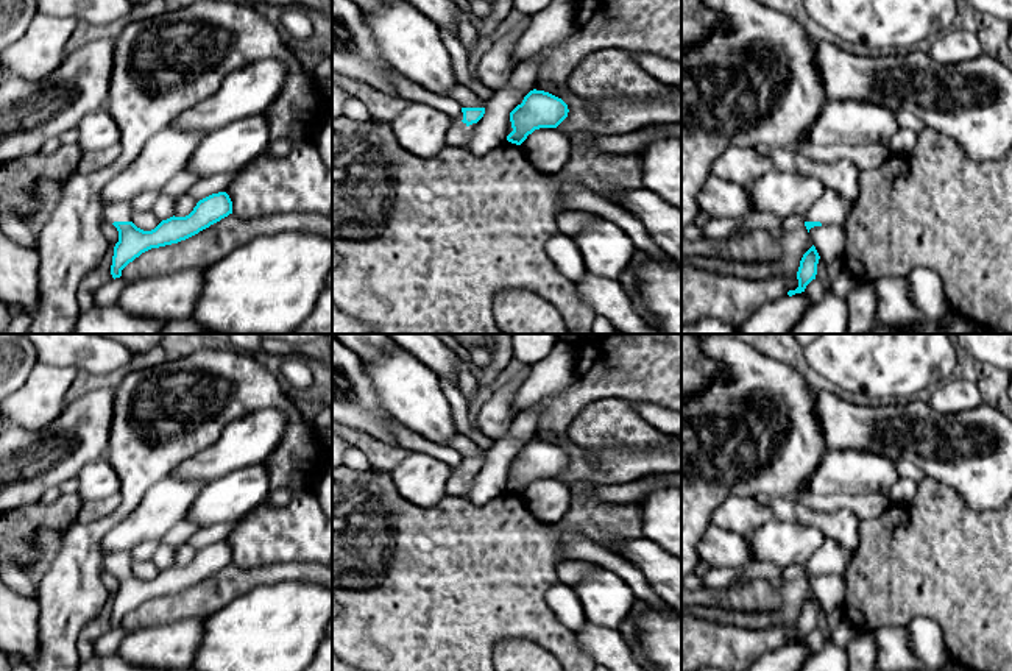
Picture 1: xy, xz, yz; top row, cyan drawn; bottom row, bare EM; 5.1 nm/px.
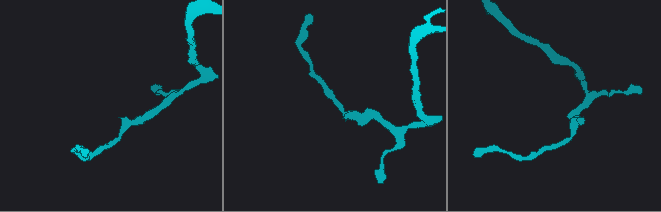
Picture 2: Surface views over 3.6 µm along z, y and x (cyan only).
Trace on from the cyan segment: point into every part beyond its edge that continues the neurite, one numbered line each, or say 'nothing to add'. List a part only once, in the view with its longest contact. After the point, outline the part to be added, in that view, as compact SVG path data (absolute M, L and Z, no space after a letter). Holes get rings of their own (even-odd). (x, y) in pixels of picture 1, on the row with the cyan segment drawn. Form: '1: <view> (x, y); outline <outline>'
1: xz (457, 134); outline M460 112L458 119L451 122L451 126L446 133L446 147L462 147L466 148L469 134L474 128L476 123L466 125L462 122L463 120L463 112Z

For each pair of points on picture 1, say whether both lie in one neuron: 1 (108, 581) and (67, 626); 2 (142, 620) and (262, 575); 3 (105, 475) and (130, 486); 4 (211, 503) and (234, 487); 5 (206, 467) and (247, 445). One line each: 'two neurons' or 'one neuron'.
1: two neurons
2: one neuron
3: two neurons
4: one neuron
5: one neuron

